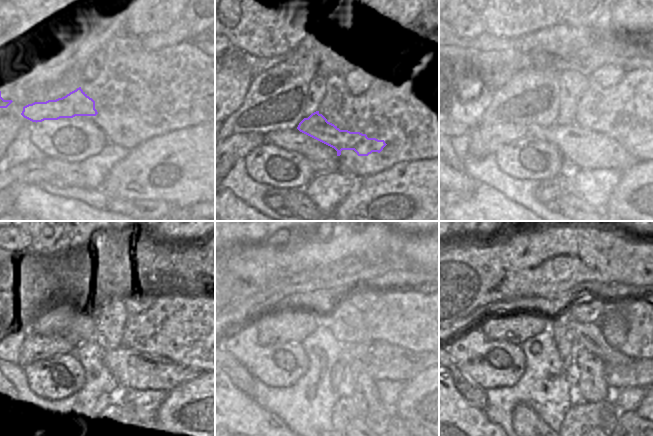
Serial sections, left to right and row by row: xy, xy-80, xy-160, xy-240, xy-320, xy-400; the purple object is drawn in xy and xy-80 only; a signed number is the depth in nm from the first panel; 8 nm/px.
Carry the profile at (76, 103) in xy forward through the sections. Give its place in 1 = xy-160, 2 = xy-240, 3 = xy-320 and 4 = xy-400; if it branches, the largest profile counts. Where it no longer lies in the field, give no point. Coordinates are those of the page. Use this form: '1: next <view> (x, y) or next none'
1: next xy-160 (560, 133)
2: next xy-240 (132, 368)
3: next xy-320 (379, 363)
4: next xy-400 (625, 371)

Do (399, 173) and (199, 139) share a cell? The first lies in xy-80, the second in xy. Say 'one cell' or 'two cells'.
one cell

